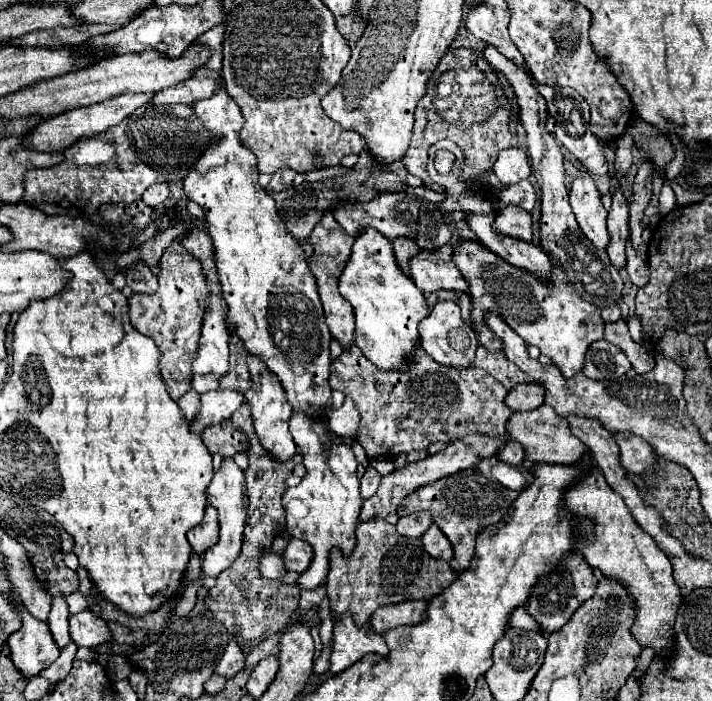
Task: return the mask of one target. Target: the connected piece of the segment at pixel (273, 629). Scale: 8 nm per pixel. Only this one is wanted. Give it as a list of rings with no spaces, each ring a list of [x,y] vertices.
[[[243,403],[231,417],[231,421],[241,427],[249,439],[249,469],[245,471],[247,479],[247,497],[249,497],[249,507],[247,507],[247,523],[245,523],[245,537],[243,537],[243,549],[241,555],[235,559],[231,567],[227,567],[219,577],[217,585],[209,589],[209,595],[205,597],[205,605],[209,605],[209,611],[225,625],[225,629],[243,639],[267,639],[275,635],[279,629],[287,627],[289,621],[297,615],[299,609],[299,587],[297,583],[293,585],[283,585],[275,579],[263,579],[259,575],[257,563],[261,559],[261,549],[271,547],[271,539],[285,531],[285,511],[281,505],[281,495],[285,493],[287,485],[285,479],[293,471],[293,467],[301,461],[301,455],[295,455],[293,459],[281,463],[273,459],[259,443],[255,431],[253,431],[253,421],[249,415],[249,405]]]

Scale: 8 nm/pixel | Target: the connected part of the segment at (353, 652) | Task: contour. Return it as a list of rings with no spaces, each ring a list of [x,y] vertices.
[[[349,613],[335,623],[333,631],[333,653],[331,653],[331,675],[337,675],[357,663],[367,653],[377,653],[385,657],[389,647],[385,639],[373,629],[357,629]]]

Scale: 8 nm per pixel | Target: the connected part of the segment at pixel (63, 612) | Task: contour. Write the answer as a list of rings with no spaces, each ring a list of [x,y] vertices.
[[[53,597],[53,607],[49,613],[49,629],[51,635],[55,639],[55,643],[59,645],[59,649],[63,649],[71,637],[69,637],[69,607],[65,603],[65,597]]]

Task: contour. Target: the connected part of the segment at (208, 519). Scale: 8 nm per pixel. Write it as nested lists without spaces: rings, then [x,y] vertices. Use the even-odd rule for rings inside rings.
[[[207,505],[203,521],[187,533],[187,539],[189,539],[191,547],[193,547],[193,551],[199,553],[199,555],[205,553],[209,547],[213,547],[217,543],[217,539],[219,539],[219,523],[217,523],[217,511],[211,505]]]

